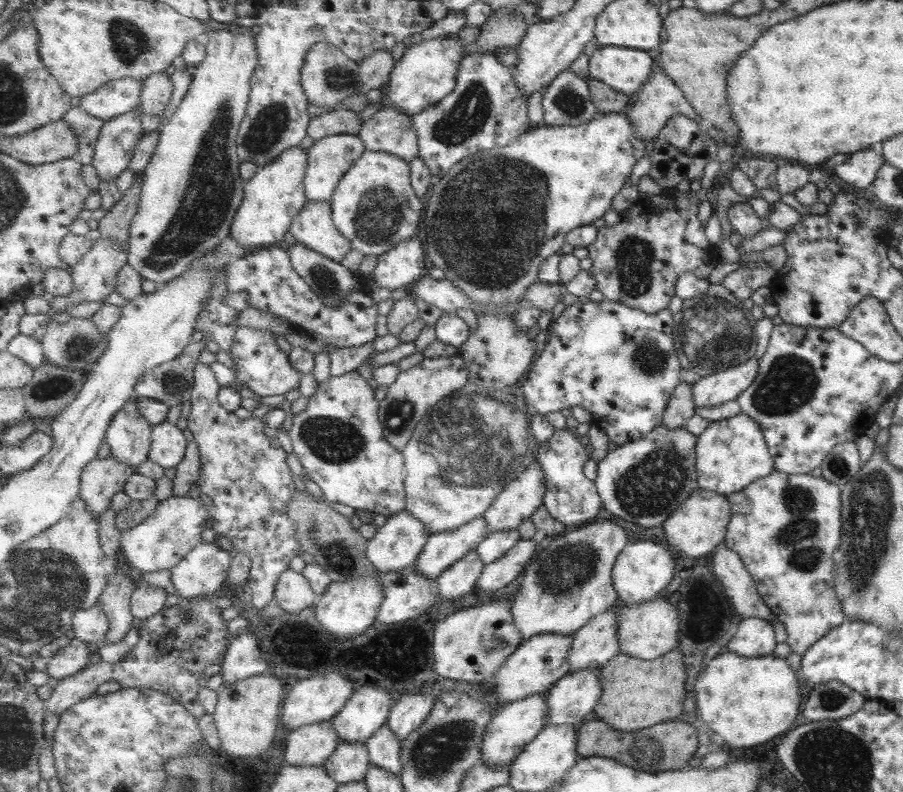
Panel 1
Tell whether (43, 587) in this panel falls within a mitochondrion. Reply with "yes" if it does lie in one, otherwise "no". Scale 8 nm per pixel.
yes

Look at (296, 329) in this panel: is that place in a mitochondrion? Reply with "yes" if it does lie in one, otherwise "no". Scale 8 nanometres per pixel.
no

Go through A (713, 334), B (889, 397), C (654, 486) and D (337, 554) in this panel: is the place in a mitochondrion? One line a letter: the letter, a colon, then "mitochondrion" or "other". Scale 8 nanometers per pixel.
A: mitochondrion
B: other
C: mitochondrion
D: mitochondrion

